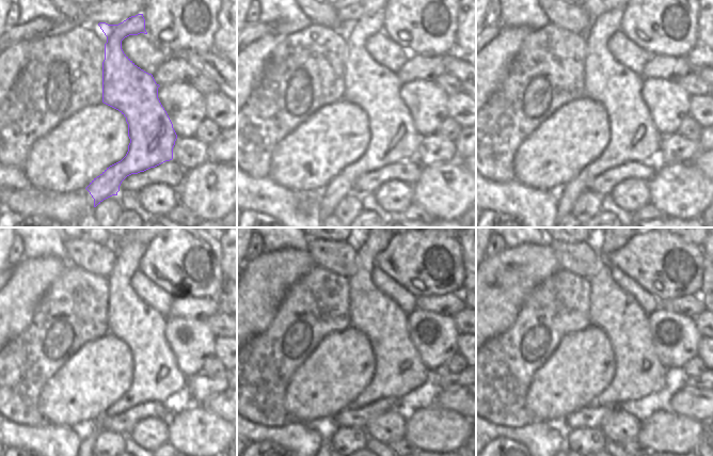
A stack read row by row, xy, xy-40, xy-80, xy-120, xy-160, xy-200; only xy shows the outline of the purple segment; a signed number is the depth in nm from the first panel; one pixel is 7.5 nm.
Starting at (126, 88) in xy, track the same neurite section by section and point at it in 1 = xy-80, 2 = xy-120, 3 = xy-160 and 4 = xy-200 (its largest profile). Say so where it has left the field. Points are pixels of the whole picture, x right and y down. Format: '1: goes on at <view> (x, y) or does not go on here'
1: goes on at xy-80 (633, 138)
2: goes on at xy-120 (155, 377)
3: goes on at xy-160 (380, 318)
4: goes on at xy-200 (615, 311)

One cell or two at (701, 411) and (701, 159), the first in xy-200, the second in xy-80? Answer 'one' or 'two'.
one

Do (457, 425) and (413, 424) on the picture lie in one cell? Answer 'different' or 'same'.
same

